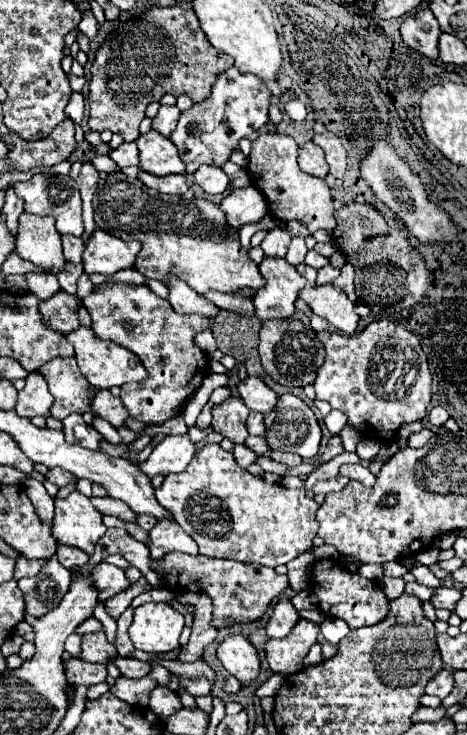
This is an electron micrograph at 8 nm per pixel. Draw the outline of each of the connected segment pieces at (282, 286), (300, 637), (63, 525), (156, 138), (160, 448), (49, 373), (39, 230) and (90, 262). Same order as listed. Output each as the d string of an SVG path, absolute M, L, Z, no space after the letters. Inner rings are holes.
M265 257L259 265L265 287L257 291L253 303L259 319L287 319L295 311L297 293L305 287L305 279L285 259Z
M299 619L293 631L283 639L269 639L265 643L265 657L269 667L275 673L291 675L301 669L301 663L305 655L309 653L309 647L319 637L319 625Z
M73 491L65 499L55 499L53 537L61 545L79 547L81 551L91 555L95 543L107 531L101 517L103 515L91 505L89 497Z
M149 131L147 135L137 137L137 147L139 147L139 157L141 157L141 169L157 175L157 177L165 177L165 175L177 175L177 173L185 173L185 165L179 159L179 153L175 149L175 145L159 135L157 131Z
M167 435L159 445L153 447L147 461L137 463L137 467L153 479L155 475L167 477L169 473L183 471L195 455L195 445L187 435Z
M73 357L51 359L45 367L39 369L39 373L47 379L49 391L55 397L51 417L65 419L69 413L91 411L89 401L93 393L89 391L89 383L81 375Z
M23 213L19 217L15 251L21 259L27 259L53 275L59 275L67 263L61 249L61 233L57 231L53 217Z
M95 229L83 251L85 273L113 275L121 269L129 269L133 267L139 249L141 249L139 241L123 241L101 229Z

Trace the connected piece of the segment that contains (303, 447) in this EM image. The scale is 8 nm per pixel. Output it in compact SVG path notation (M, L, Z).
M295 395L279 397L275 411L265 417L267 435L271 449L291 451L303 459L311 459L319 451L321 427L315 413L307 403Z

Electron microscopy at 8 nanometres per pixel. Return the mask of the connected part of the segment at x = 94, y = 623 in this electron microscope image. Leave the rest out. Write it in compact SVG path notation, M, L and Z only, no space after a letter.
M92 616L80 624L75 632L79 635L84 635L85 633L93 633L100 630L103 630L102 624Z

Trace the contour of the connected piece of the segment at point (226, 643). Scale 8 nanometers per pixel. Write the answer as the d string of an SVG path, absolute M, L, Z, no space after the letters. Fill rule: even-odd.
M241 633L225 637L217 647L217 657L223 667L243 683L243 687L259 675L259 653Z

